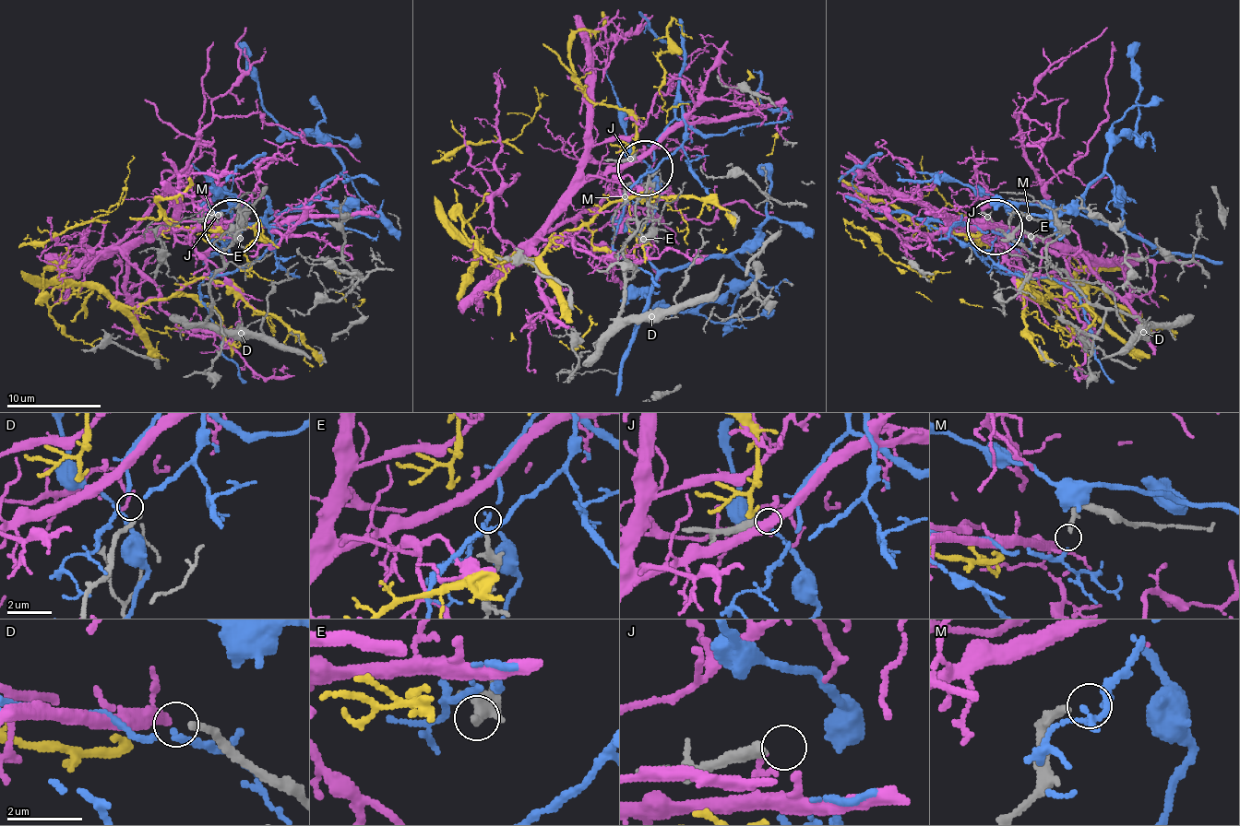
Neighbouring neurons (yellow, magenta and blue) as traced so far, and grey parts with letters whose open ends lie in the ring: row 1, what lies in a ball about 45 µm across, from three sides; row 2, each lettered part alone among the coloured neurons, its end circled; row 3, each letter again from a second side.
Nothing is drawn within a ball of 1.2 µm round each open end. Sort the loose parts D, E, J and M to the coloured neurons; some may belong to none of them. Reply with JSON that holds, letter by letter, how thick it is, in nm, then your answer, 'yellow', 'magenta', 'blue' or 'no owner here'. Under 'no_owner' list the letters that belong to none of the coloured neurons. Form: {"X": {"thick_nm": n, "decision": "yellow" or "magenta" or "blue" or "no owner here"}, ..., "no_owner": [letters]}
{"D": {"thick_nm": 160, "decision": "no owner here"}, "E": {"thick_nm": 240, "decision": "no owner here"}, "J": {"thick_nm": 380, "decision": "no owner here"}, "M": {"thick_nm": 170, "decision": "blue"}, "no_owner": ["D", "E", "J"]}

